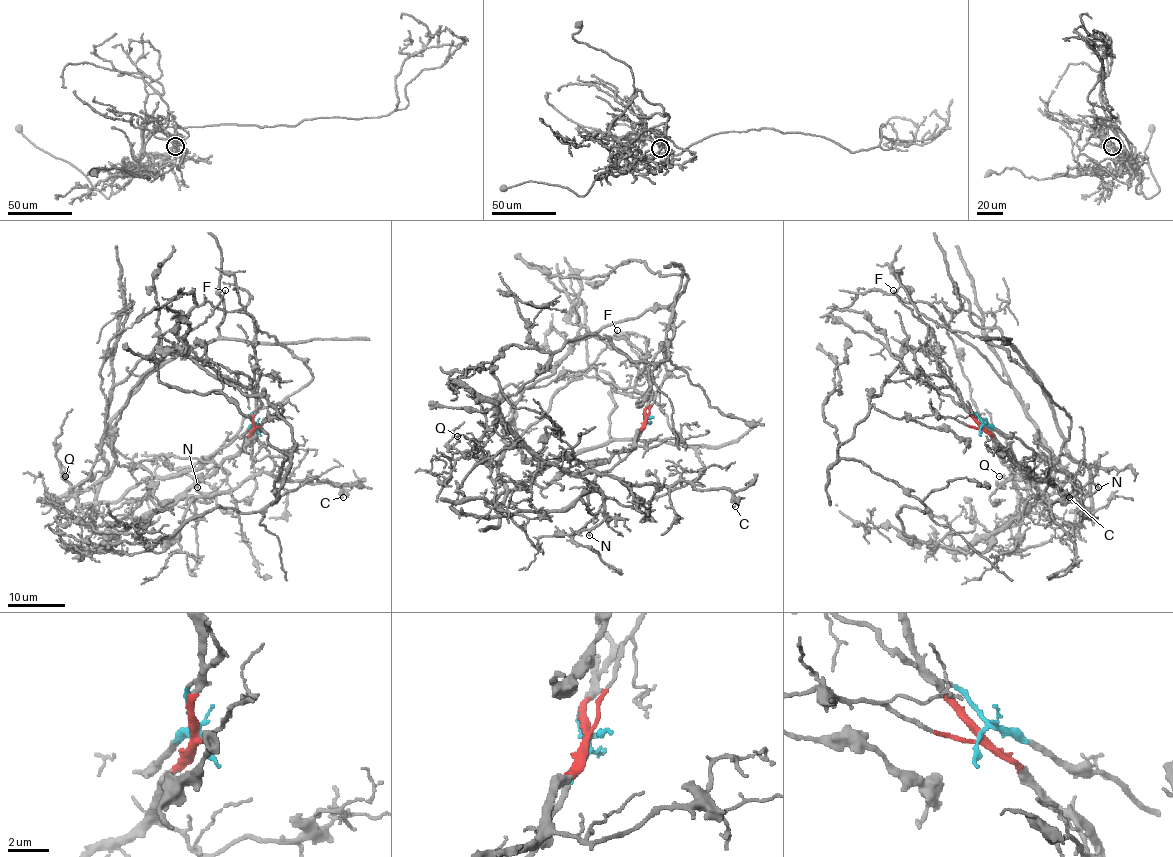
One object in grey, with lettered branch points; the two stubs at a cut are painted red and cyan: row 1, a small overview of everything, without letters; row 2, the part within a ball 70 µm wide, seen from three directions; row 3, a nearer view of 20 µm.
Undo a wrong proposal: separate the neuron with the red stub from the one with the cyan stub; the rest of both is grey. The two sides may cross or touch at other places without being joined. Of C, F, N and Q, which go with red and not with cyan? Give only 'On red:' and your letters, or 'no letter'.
On red: C, F, N, Q

